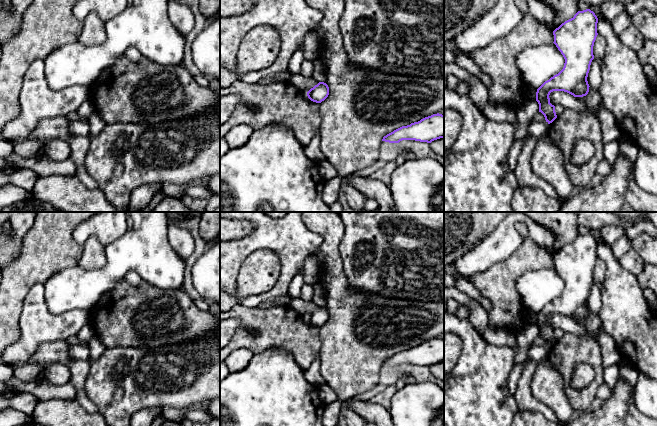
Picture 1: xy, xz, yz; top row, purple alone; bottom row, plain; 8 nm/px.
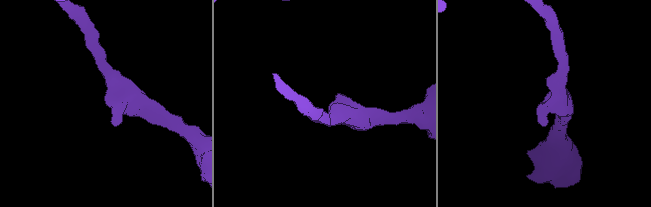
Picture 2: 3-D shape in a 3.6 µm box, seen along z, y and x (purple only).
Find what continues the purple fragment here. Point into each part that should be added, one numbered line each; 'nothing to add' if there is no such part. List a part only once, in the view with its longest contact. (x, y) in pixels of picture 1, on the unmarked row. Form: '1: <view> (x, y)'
nothing to add

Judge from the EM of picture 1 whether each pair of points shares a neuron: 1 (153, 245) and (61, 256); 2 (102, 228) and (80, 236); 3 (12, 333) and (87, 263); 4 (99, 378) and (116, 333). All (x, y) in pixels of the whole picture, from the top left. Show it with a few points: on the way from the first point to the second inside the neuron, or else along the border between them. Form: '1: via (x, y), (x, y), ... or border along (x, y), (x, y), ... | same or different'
1: border along (77, 265), (65, 267), (55, 274) | different
2: via (97, 228), (88, 228), (85, 231) | same
3: border along (83, 246), (81, 257), (76, 264) | different
4: border along (135, 347), (106, 348) | different

